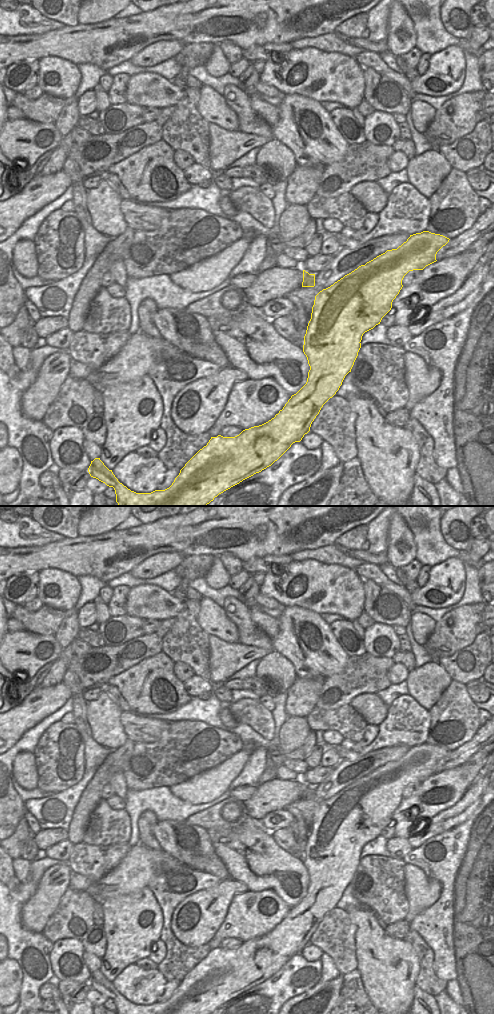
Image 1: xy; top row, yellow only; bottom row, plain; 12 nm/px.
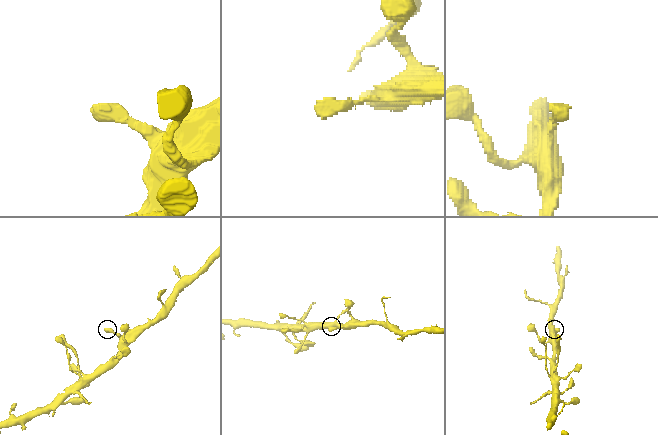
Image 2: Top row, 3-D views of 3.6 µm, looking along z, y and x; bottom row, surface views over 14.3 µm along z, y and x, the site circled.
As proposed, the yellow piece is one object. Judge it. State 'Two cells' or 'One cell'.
One cell

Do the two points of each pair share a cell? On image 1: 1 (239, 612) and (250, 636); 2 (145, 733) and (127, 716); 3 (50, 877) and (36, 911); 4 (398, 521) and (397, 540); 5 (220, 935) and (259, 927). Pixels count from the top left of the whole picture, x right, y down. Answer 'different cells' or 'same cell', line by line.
1: same cell
2: same cell
3: same cell
4: same cell
5: same cell

